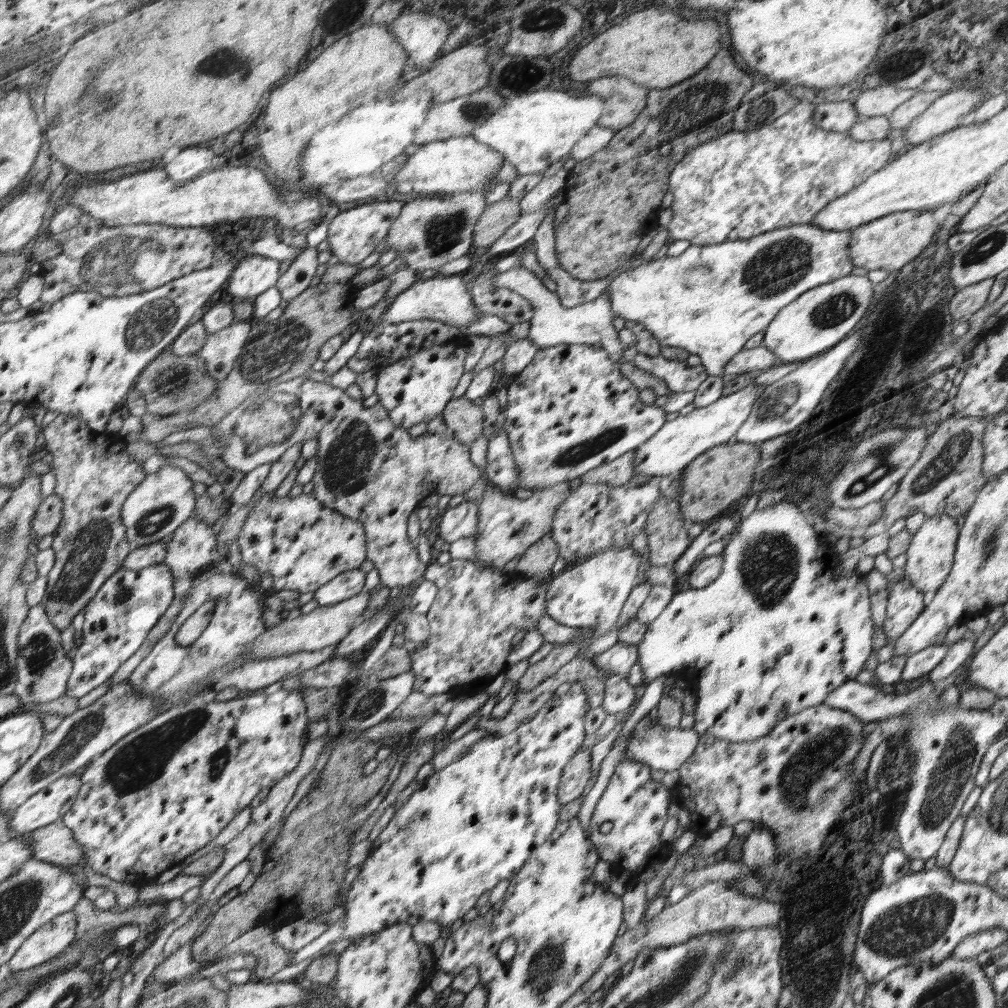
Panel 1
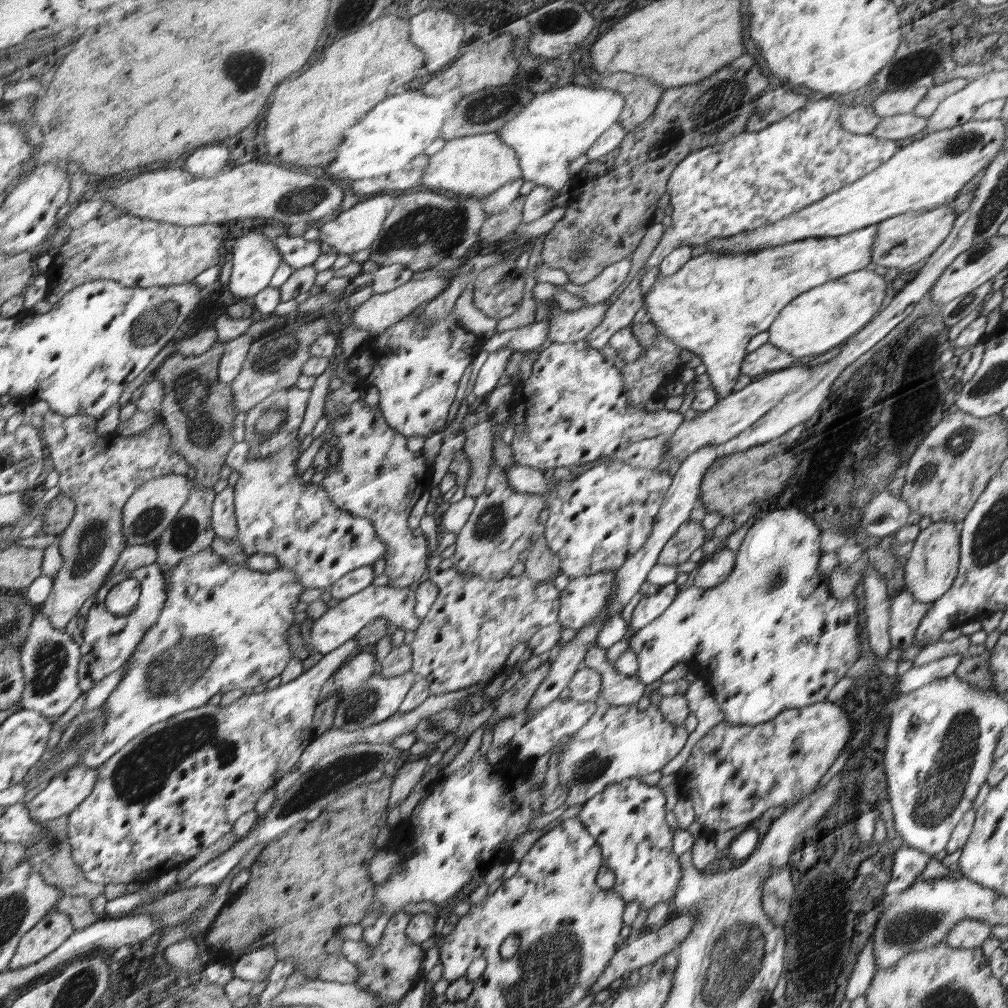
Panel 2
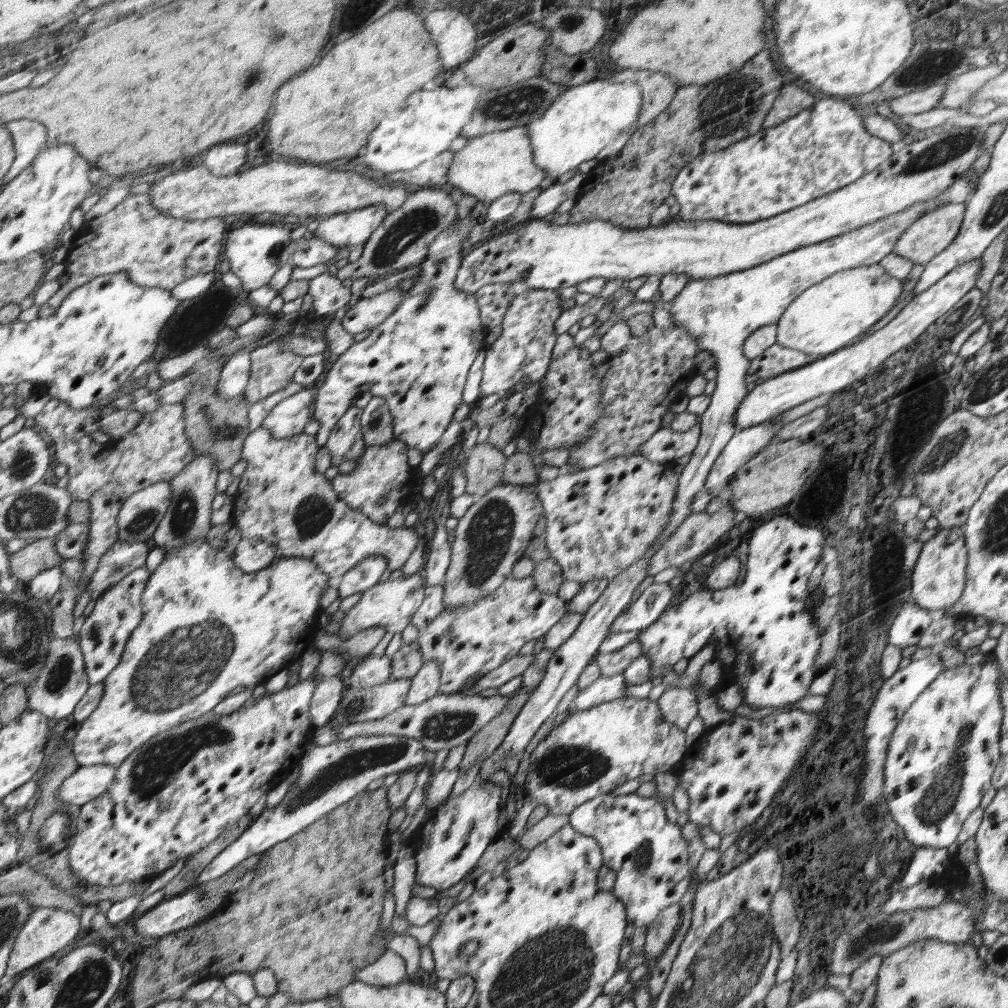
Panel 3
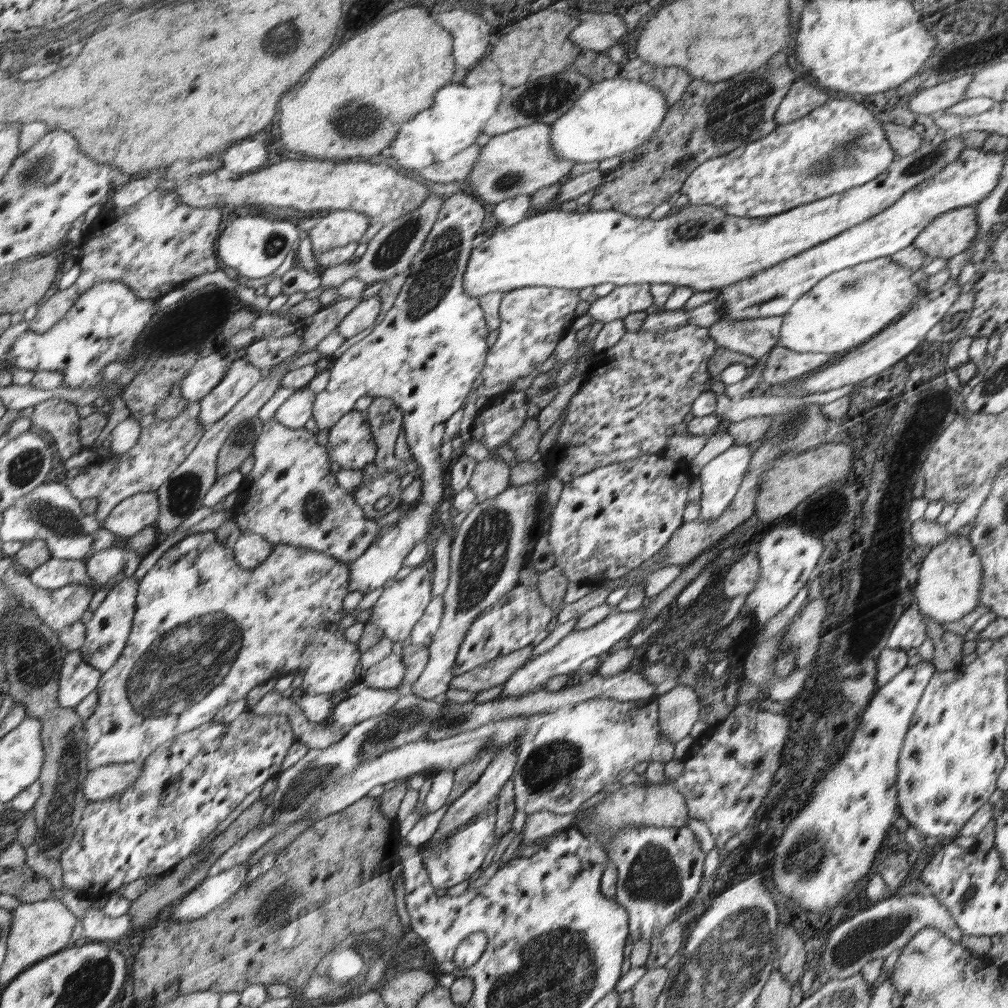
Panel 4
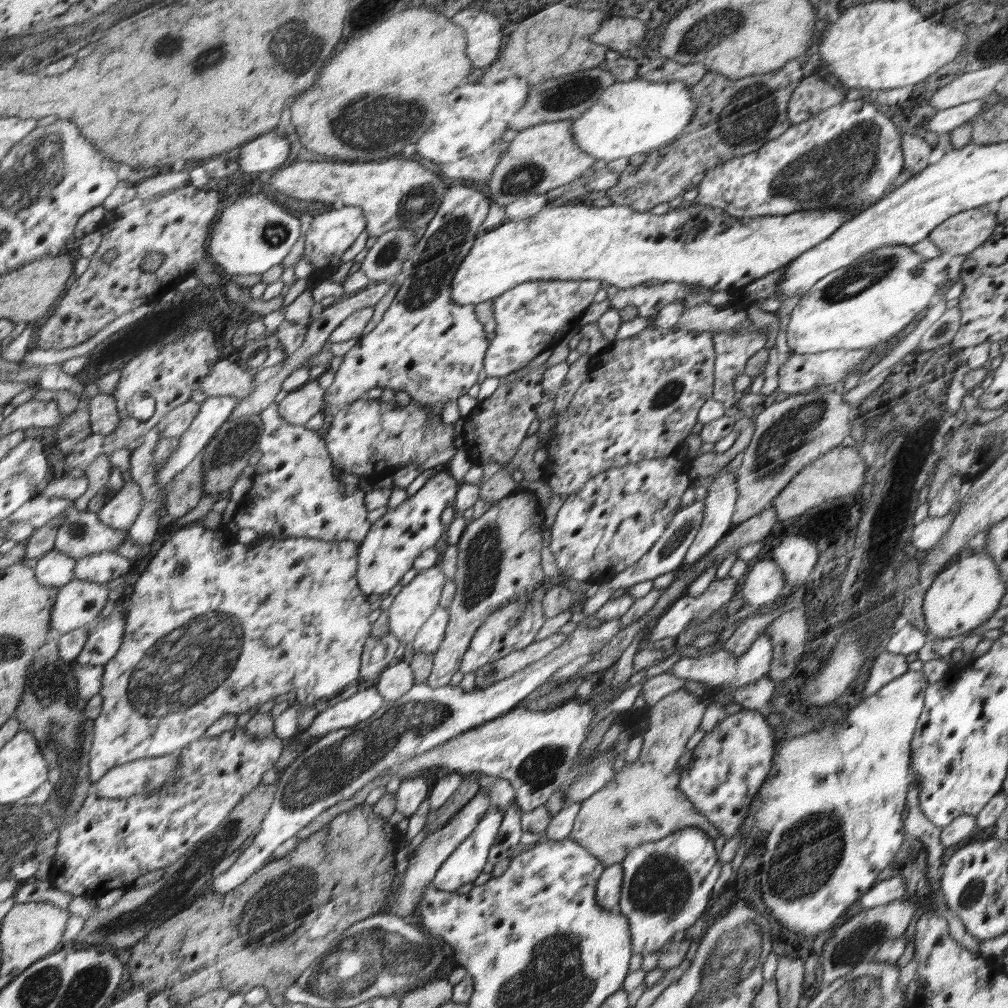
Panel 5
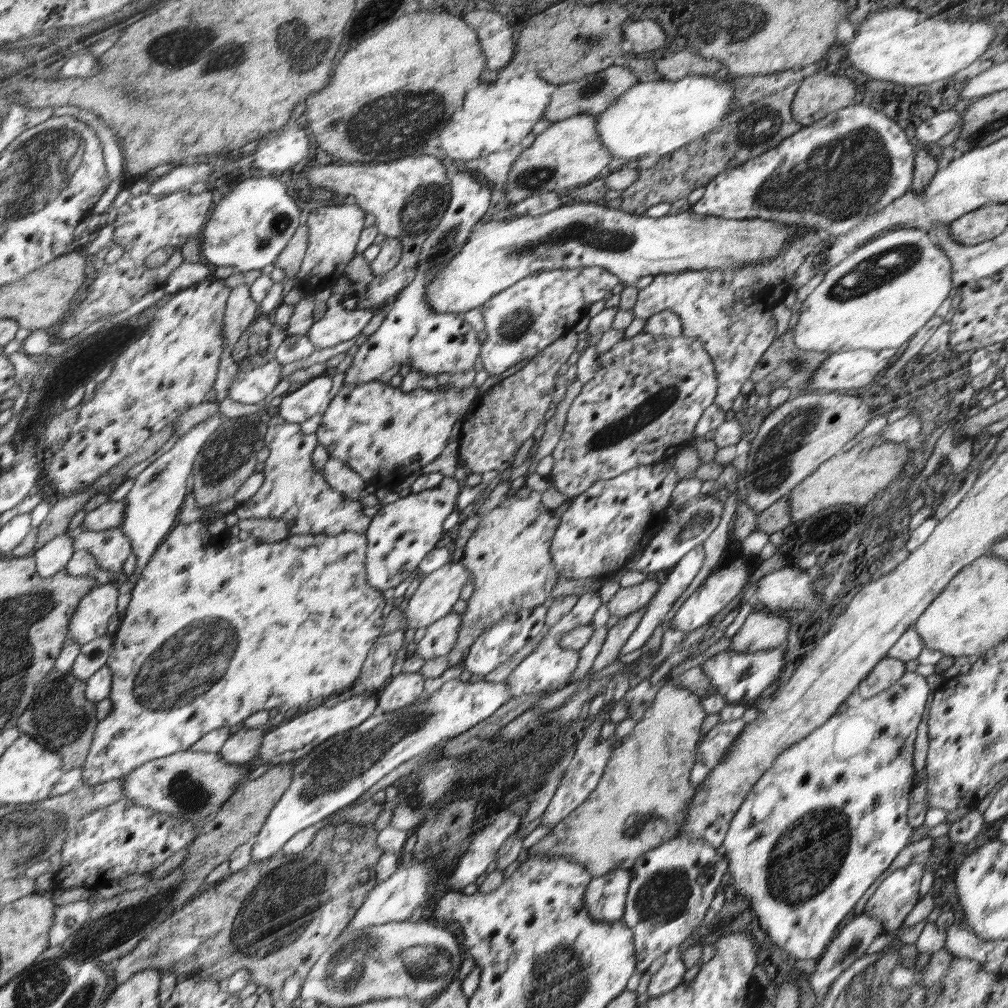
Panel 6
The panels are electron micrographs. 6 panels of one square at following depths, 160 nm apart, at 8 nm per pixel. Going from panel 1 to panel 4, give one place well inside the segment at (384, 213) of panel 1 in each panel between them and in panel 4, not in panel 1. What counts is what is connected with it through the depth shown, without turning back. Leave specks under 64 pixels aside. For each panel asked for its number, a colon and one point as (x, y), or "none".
2: (353, 230)
3: (347, 229)
4: (337, 229)

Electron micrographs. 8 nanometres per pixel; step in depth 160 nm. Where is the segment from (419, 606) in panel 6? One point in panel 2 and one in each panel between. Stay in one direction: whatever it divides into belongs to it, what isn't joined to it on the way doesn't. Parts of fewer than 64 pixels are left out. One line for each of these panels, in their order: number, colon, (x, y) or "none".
2: (338, 625)
3: (393, 603)
4: (399, 608)
5: (410, 608)

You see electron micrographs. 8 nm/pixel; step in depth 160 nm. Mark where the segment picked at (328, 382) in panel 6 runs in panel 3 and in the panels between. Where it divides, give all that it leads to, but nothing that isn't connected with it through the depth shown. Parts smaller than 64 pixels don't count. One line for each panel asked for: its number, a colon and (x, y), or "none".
3: (289, 417)
4: (294, 413)
5: (298, 407)

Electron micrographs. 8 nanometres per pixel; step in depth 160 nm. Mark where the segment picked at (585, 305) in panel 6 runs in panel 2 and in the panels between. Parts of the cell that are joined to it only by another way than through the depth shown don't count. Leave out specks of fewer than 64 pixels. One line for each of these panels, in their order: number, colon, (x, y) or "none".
2: (494, 367)
3: (523, 348)
4: (534, 318)
5: (528, 317)

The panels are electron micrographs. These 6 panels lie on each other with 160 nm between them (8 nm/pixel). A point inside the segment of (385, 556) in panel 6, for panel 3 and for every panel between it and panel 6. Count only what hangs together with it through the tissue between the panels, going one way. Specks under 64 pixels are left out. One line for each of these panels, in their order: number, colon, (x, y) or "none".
3: (417, 360)
4: (424, 356)
5: (403, 533)

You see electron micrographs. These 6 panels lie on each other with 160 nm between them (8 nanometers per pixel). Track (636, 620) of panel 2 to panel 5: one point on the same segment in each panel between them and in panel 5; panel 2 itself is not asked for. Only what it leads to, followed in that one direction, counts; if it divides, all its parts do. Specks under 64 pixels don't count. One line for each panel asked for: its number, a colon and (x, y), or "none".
3: (654, 600)
4: (594, 642)
5: (330, 772)

